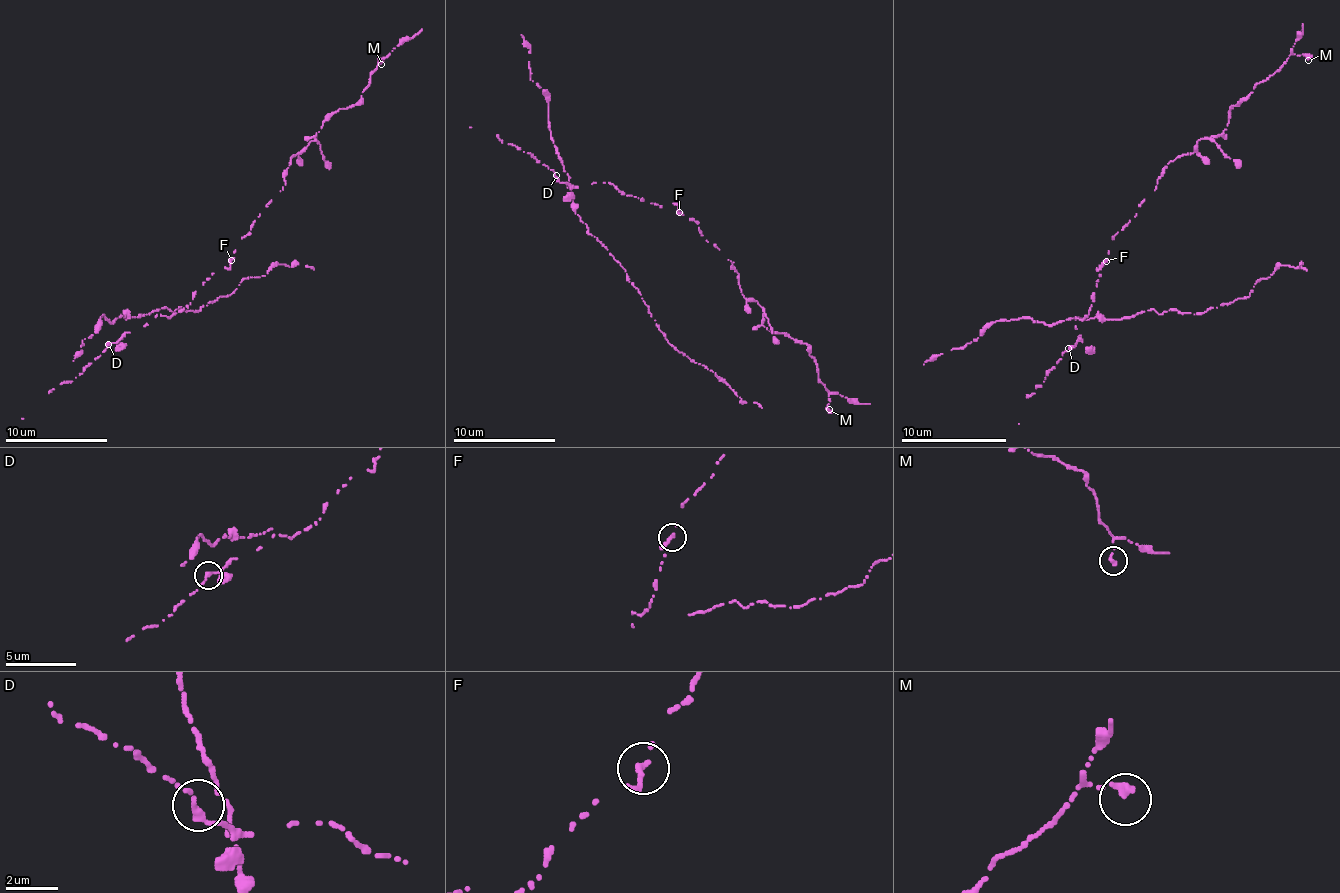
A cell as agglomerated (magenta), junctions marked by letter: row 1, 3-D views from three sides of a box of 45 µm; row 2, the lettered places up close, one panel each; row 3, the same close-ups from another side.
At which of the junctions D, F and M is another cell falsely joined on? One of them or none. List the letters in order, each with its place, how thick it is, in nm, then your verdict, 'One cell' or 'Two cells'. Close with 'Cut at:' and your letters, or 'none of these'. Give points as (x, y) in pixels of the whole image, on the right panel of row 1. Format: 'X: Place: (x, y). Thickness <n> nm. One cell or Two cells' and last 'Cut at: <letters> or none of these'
D: Place: (1068, 348). Thickness 320 nm. One cell
F: Place: (1106, 261). Thickness 320 nm. One cell
M: Place: (1308, 60). Thickness 320 nm. One cell
Cut at: none of these

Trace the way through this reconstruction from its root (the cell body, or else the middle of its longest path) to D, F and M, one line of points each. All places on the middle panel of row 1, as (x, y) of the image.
D: (654, 204), (636, 196), (626, 196), (610, 183), (569, 186), (561, 183), (556, 175)
F: (654, 204), (659, 206), (675, 204), (680, 211)
M: (654, 204), (675, 204), (693, 219), (734, 263), (762, 324), (808, 348), (829, 409)

